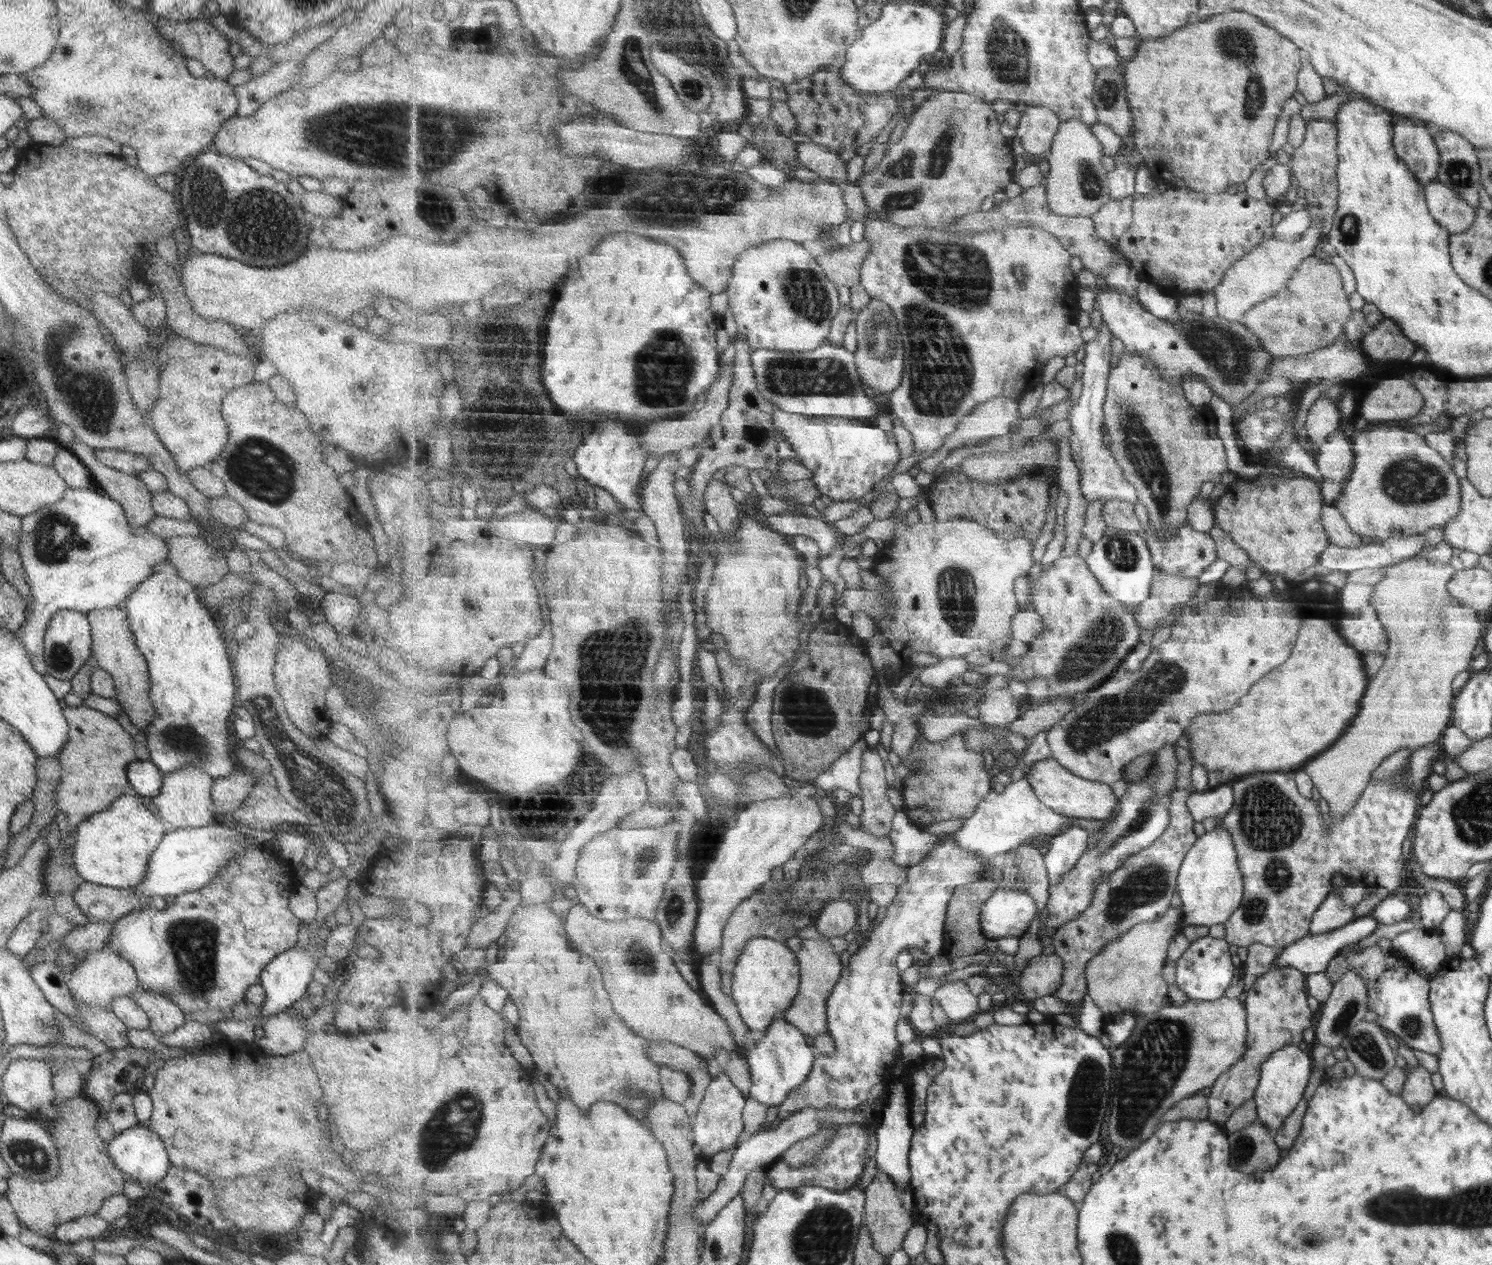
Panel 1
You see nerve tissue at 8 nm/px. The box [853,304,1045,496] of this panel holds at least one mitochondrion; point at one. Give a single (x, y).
(881, 339)

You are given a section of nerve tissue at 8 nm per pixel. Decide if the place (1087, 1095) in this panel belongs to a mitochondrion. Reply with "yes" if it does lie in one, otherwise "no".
yes

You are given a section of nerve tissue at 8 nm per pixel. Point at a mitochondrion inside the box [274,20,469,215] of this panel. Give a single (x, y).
(319, 134)

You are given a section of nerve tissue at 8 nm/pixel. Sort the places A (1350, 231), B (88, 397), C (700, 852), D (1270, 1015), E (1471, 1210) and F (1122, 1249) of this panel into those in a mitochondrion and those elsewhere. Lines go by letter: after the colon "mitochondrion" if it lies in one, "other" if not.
A: mitochondrion
B: mitochondrion
C: mitochondrion
D: other
E: mitochondrion
F: mitochondrion

